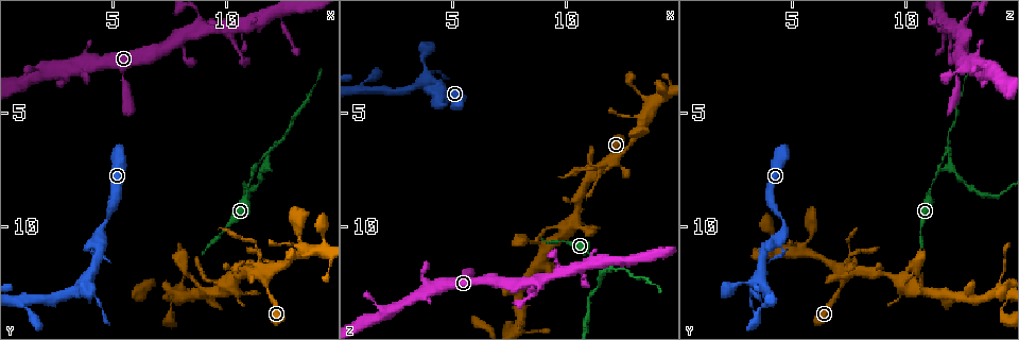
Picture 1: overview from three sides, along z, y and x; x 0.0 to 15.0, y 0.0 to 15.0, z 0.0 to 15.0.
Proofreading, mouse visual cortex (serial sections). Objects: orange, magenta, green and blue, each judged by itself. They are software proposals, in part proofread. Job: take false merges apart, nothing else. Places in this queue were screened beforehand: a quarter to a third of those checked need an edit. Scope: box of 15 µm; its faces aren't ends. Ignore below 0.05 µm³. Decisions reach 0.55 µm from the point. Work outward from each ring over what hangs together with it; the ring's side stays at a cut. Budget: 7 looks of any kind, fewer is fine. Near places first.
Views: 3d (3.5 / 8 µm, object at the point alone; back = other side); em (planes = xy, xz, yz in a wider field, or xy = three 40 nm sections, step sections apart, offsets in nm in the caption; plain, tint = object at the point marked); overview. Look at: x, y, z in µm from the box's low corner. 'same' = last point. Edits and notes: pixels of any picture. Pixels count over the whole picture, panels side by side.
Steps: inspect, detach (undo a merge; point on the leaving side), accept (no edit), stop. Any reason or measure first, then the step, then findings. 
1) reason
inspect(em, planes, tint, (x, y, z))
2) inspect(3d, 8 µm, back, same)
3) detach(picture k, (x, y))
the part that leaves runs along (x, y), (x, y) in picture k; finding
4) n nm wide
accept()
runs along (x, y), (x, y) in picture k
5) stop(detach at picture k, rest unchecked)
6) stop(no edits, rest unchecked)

four arms meet
inspect(3d, 8 µm, (3.8, 12.5, 3.3))

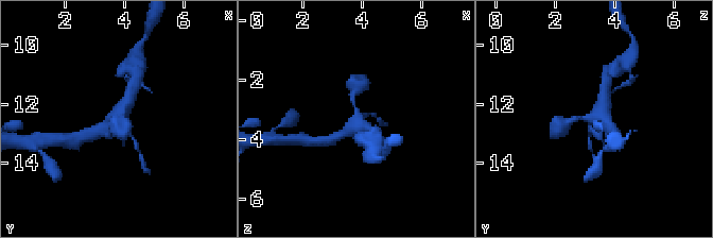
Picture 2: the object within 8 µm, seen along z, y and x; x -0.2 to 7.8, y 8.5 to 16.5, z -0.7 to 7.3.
4 arms; arms of 100, 150, 350, 400 nm; shape alone is not enough
inspect(em, xy, step 5, tint, (3.8, 12.4, 3.3))

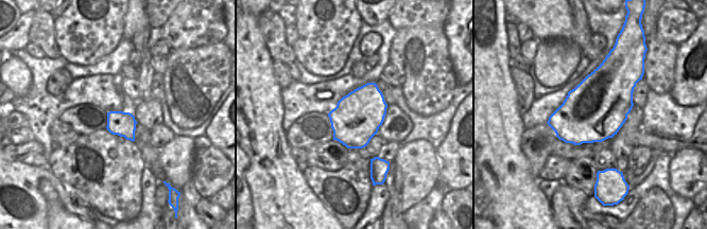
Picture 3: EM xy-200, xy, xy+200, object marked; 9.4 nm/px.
accept()
runs along (132, 88), (123, 111), (94, 133) in picture 2; all the same cell

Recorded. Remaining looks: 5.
narrows sharply
inspect(3d, 3.5 µm, (11.5, 12.0, 7.5))

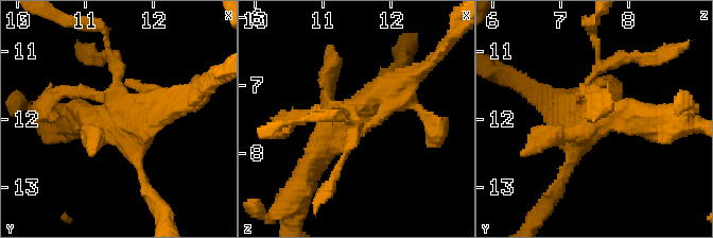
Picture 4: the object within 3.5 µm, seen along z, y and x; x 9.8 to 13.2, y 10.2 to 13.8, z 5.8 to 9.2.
inspect(em, xy, step 3, tint, (11.50, 12.00, 7.45))

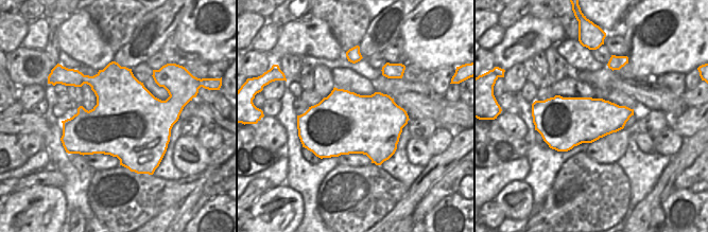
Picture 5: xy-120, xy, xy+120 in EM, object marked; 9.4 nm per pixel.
accept()
runs along (382, 86), (313, 165) in picture 4; one cell here

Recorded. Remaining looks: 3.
narrows sharply
inspect(3d, 3.5 µm, back, (11.0, 8.2, 11.2))

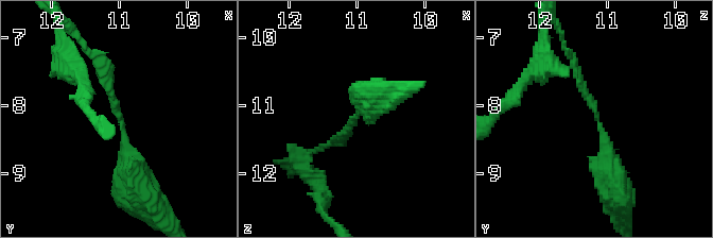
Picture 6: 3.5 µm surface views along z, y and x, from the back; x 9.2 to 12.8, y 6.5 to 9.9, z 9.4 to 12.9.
inspect(em, planes, tint, (11.00, 8.15, 11.15))

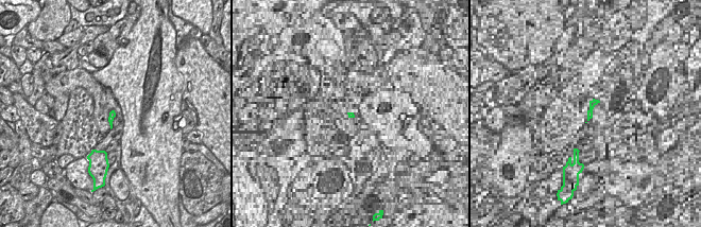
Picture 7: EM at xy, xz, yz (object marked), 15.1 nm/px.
accept()
runs along (614, 183), (597, 114), (573, 58) in picture 6; all the same cell

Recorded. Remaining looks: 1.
stop(no edits, rest unchecked)

